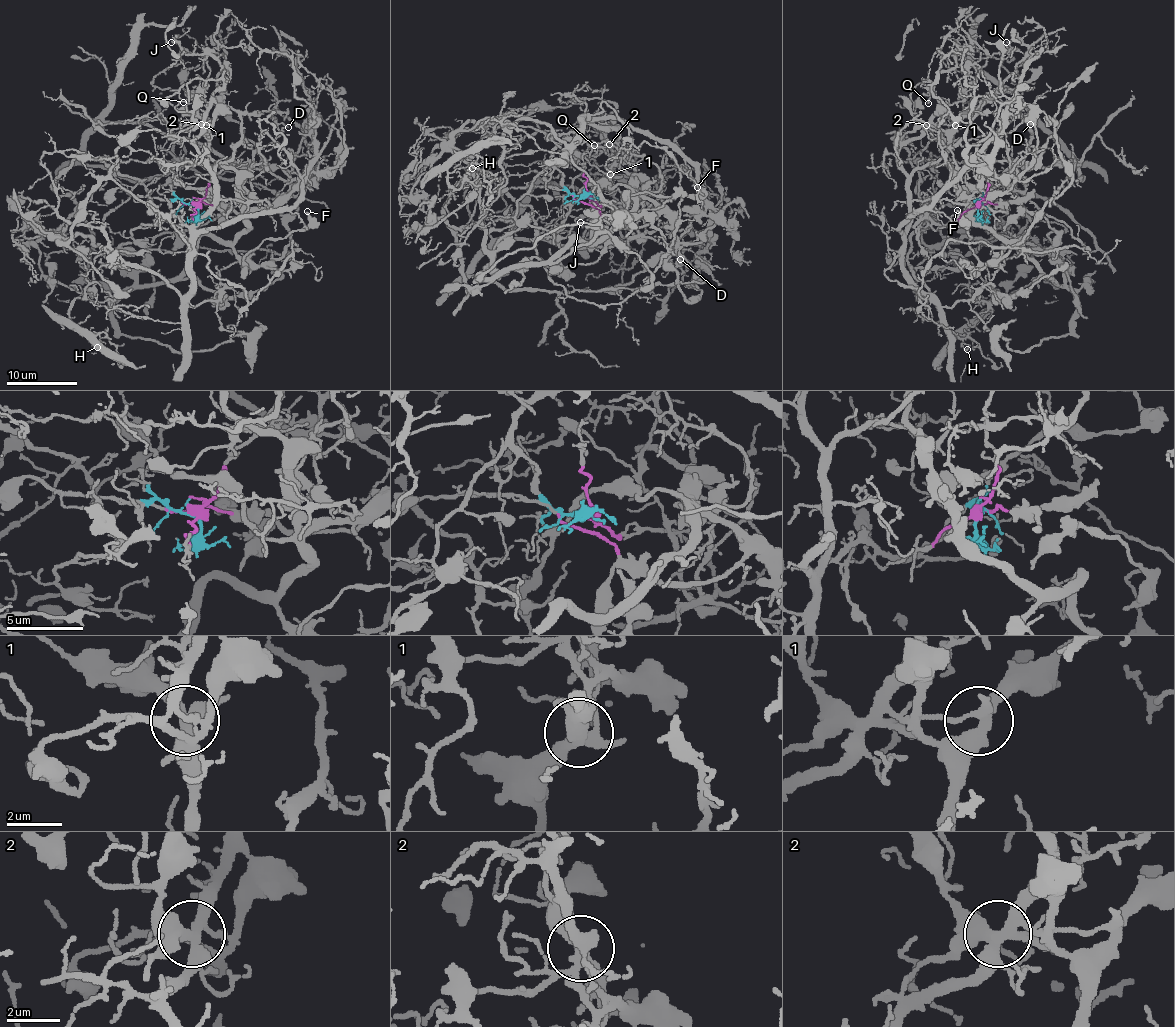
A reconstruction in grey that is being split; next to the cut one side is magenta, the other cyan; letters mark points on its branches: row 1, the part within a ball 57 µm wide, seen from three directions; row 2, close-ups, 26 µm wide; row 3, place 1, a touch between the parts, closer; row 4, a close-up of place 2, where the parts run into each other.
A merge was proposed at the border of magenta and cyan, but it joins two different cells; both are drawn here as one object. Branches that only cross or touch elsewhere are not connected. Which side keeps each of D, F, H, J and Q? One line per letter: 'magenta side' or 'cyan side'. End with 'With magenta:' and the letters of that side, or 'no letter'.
D: magenta side
F: magenta side
H: cyan side
J: magenta side
Q: cyan side
With magenta: D, F, J

